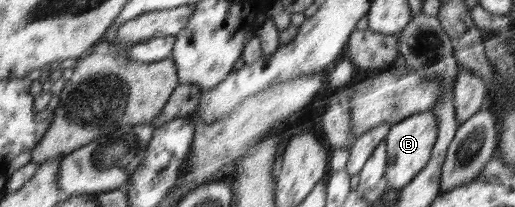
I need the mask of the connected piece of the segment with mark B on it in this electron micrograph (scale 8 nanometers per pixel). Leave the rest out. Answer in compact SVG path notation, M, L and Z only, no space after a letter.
M434 111L417 113L401 120L400 123L391 125L385 138L388 157L383 176L385 186L403 189L424 170L432 158L433 147L436 146L437 135L440 133L439 128L440 123L434 116Z

